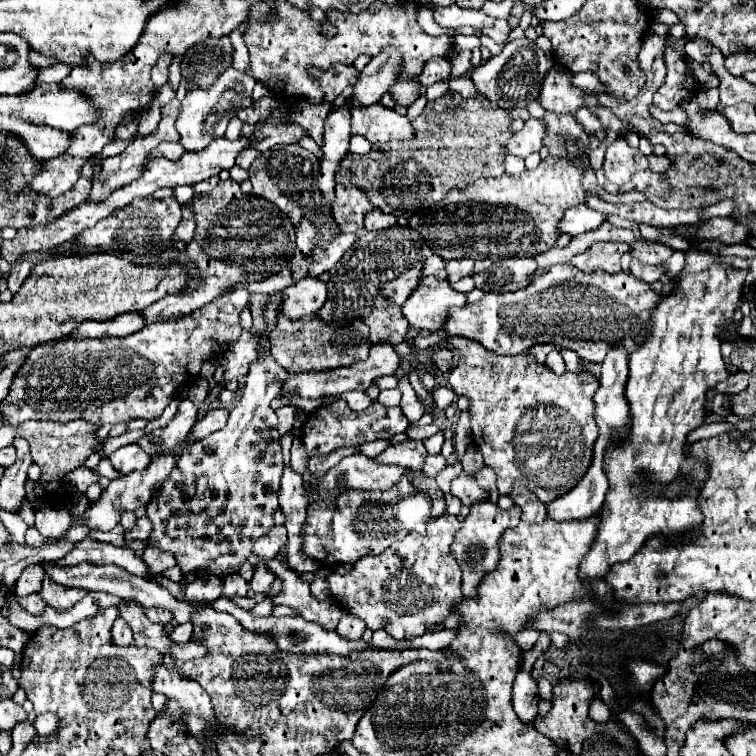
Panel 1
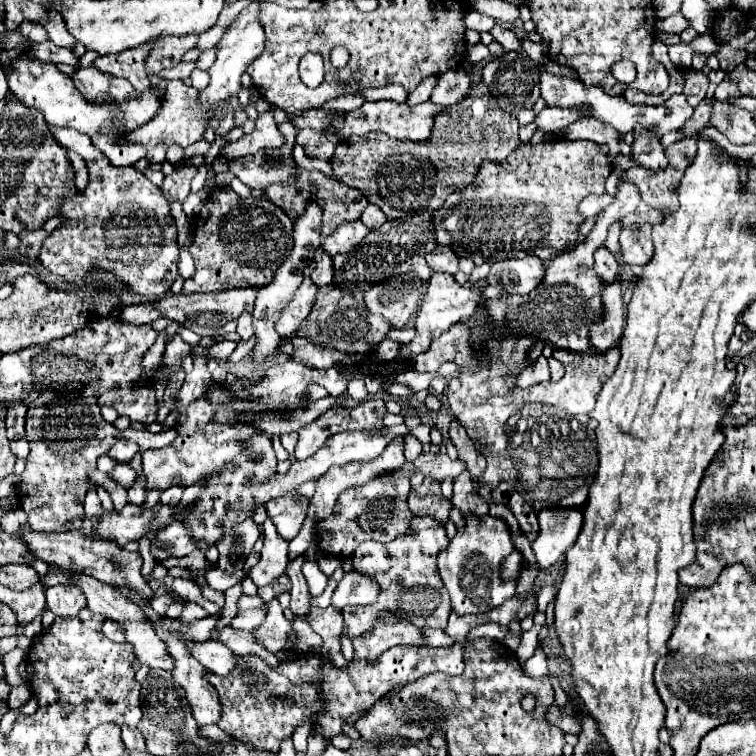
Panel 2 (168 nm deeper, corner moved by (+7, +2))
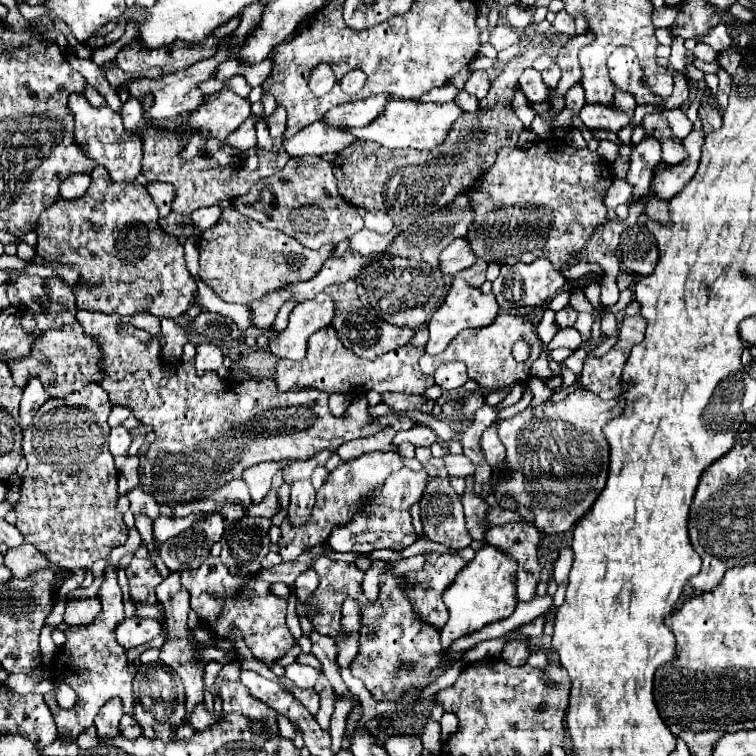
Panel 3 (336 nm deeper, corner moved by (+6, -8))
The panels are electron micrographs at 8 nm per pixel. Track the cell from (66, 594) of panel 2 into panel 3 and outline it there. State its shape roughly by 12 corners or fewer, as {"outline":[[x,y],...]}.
{"outline":[[71,591],[65,601],[67,625],[91,623],[101,611],[97,597]]}

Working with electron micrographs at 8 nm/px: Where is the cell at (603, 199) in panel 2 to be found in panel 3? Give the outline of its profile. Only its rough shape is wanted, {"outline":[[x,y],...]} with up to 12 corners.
{"outline":[[613,179],[607,189],[605,207],[629,203],[631,187],[625,179]]}

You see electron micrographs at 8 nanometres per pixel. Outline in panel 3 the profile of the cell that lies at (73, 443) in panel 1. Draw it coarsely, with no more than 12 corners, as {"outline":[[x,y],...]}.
{"outline":[[91,383],[23,435],[27,543],[67,569],[127,541]]}

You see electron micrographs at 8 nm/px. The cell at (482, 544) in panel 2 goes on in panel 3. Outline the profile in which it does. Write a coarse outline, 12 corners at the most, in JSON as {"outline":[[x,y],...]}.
{"outline":[[483,545],[443,593],[455,639],[517,605],[517,561]]}

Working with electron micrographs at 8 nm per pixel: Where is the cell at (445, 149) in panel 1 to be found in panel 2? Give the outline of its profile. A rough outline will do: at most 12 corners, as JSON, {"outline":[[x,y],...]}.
{"outline":[[484,83],[426,141],[338,141],[334,177],[388,219],[440,209],[520,143]]}

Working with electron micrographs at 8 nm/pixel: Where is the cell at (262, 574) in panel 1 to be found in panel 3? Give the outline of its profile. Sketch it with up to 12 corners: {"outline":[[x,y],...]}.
{"outline":[[395,451],[337,467],[317,491],[311,519],[281,523],[277,551],[293,561],[349,523],[359,501],[403,467]]}

